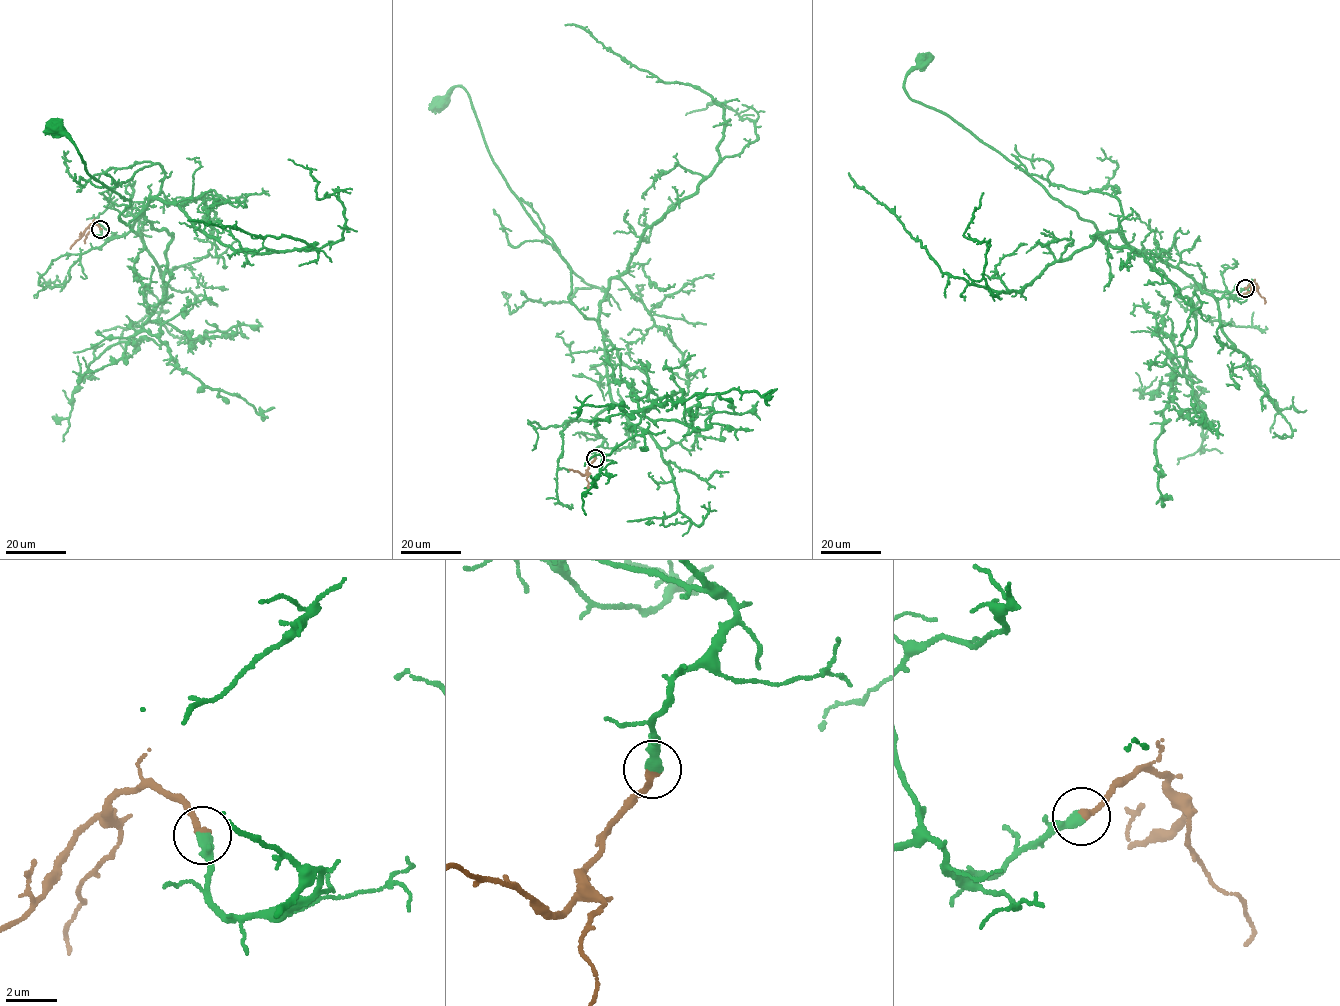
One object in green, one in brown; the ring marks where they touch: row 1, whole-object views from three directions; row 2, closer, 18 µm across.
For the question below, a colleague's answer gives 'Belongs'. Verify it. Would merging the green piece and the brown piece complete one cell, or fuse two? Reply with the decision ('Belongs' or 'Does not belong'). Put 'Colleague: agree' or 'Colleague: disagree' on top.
Colleague: agree
Belongs

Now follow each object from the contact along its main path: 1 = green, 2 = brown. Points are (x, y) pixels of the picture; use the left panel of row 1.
1: (100, 229), (103, 239), (114, 234), (109, 241), (142, 214), (121, 220), (130, 201), (91, 177), (56, 127)
2: (100, 229), (93, 223), (70, 248)

